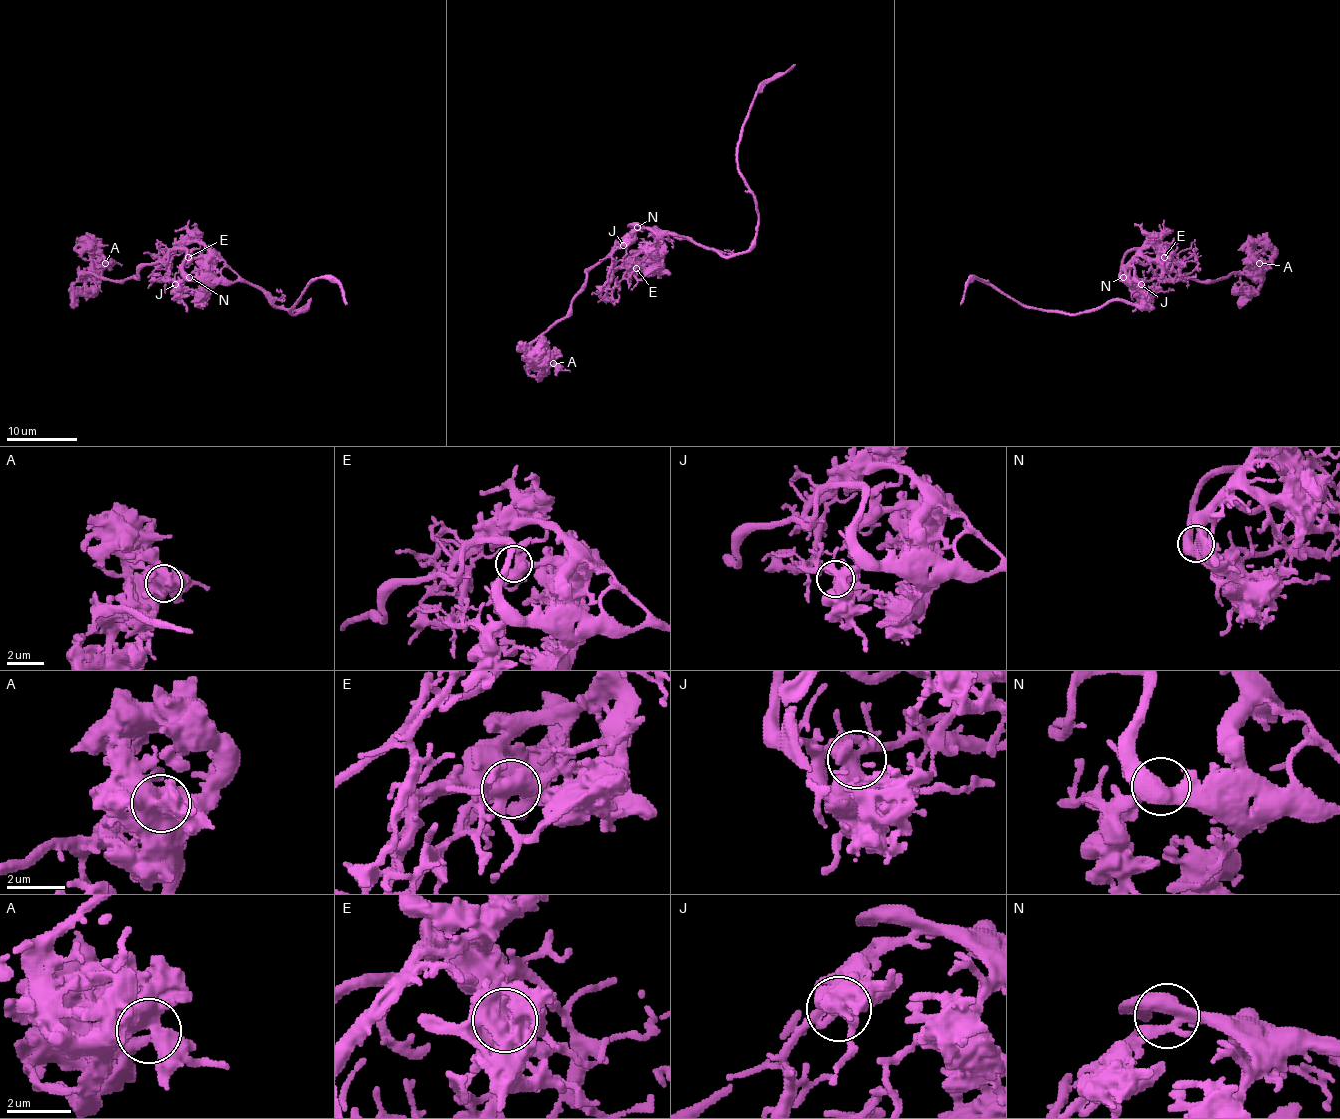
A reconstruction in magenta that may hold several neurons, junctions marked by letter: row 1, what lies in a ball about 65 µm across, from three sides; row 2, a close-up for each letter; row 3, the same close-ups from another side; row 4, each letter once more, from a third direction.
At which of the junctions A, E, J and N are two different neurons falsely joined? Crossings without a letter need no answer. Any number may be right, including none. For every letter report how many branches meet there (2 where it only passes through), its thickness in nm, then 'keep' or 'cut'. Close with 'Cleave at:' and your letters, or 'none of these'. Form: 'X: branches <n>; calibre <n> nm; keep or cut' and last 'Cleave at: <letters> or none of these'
A: branches 3; calibre 550 nm; keep
E: branches 6; calibre 480 nm; keep
J: branches 5; calibre 420 nm; keep
N: branches 3; calibre 460 nm; keep
Cleave at: none of these

